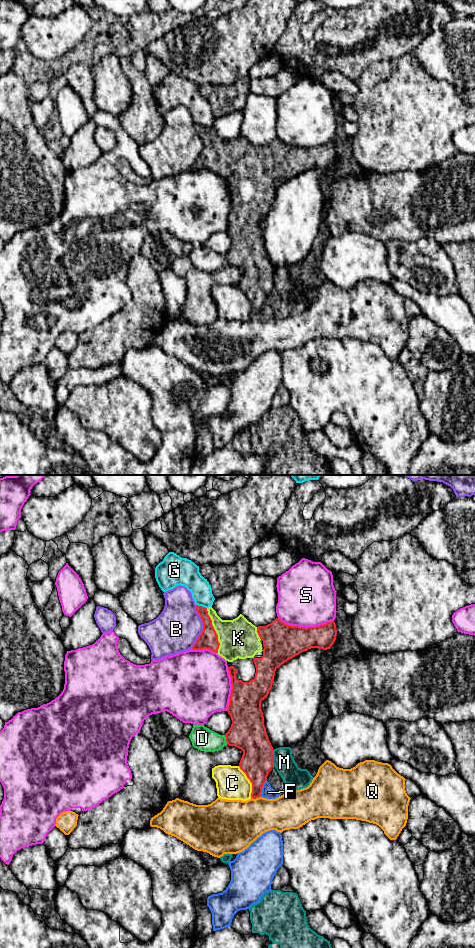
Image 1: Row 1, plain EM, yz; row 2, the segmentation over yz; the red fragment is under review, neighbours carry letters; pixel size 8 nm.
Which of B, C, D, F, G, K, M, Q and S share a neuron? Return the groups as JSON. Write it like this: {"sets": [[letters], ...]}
{"sets": [["B"], ["C"], ["D"], ["F"], ["G"], ["K"], ["M"], ["Q"], ["S"]]}

